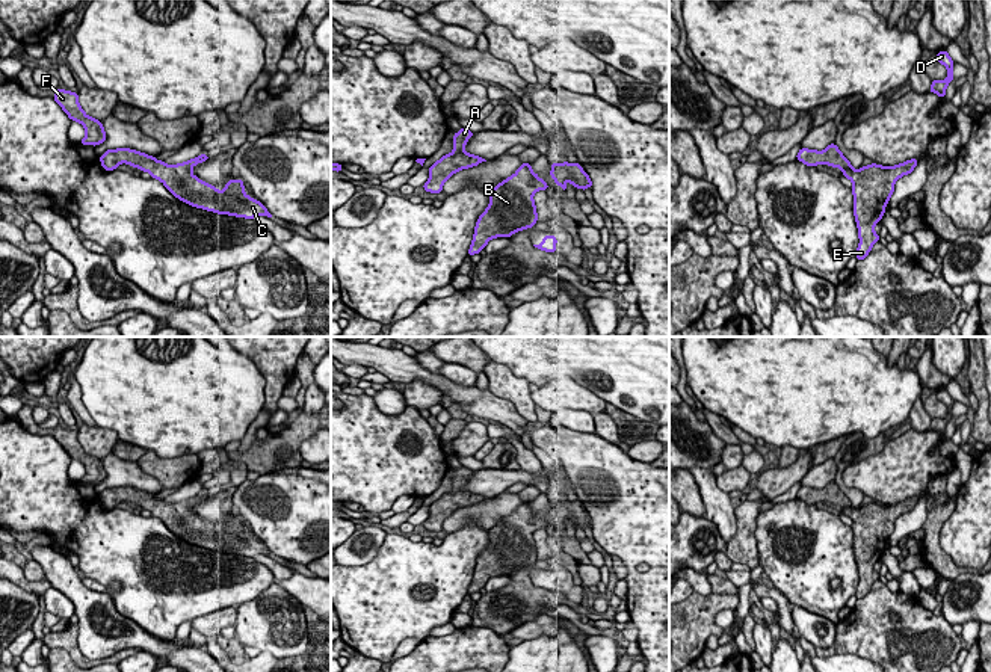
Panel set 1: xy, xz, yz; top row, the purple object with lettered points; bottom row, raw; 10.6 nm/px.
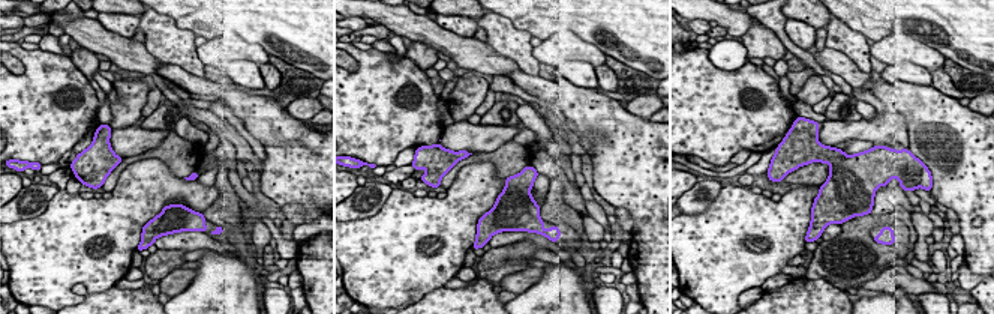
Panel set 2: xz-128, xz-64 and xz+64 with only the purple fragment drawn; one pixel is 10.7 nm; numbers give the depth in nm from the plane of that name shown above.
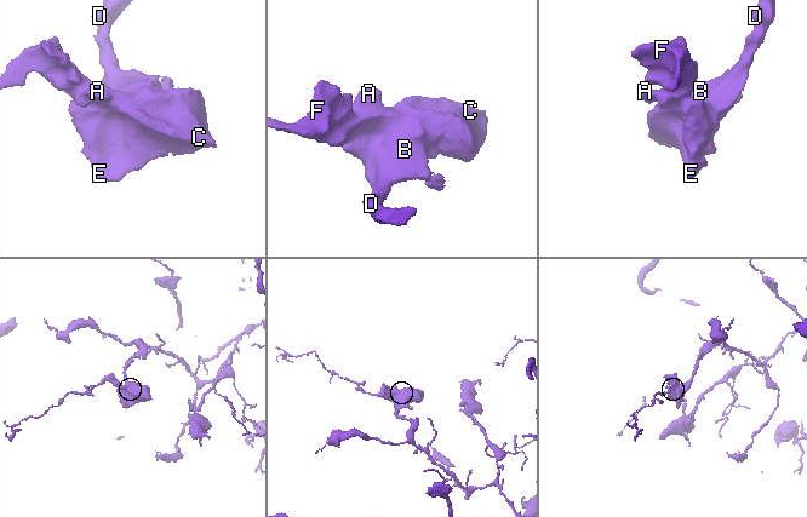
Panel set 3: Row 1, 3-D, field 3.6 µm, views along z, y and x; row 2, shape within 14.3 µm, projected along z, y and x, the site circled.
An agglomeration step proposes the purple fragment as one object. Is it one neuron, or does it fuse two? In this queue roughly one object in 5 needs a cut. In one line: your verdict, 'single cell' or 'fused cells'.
single cell

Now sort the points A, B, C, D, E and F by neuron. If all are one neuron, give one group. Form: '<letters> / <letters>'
A B C D E F

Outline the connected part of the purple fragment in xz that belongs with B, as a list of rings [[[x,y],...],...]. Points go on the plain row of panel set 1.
[[[523,501],[514,513],[489,529],[489,544],[476,560],[468,595],[480,592],[491,577],[509,577],[514,571],[535,565],[538,551],[533,533],[547,529],[548,522],[530,503]]]

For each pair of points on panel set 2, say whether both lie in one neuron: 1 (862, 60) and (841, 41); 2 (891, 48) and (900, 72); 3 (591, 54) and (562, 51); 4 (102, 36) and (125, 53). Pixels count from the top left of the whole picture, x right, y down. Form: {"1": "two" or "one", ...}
{"1": "one", "2": "two", "3": "one", "4": "one"}

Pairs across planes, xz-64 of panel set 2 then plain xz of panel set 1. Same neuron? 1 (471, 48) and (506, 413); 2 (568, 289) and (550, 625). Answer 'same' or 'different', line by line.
1: same
2: different

